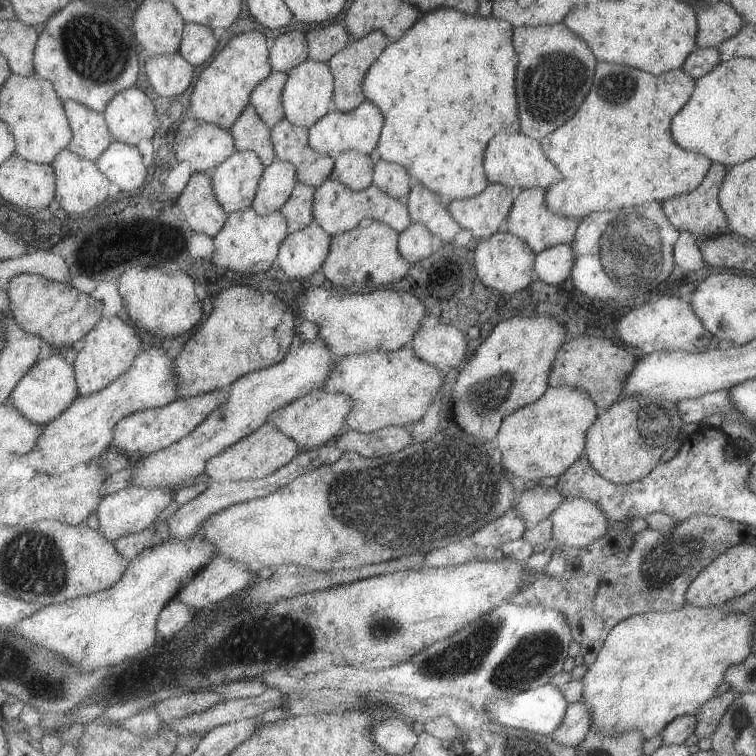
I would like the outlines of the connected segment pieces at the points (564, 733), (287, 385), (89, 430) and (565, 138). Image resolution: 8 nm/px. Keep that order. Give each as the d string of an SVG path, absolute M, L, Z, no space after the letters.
M581 701L569 703L563 714L563 720L549 736L553 742L561 746L575 747L589 732L589 724L591 724L591 714L587 706Z
M319 334L317 340L313 342L303 341L294 353L288 354L279 364L242 376L232 384L231 394L225 405L211 413L197 429L159 452L134 460L130 486L141 486L147 490L151 488L177 490L183 486L184 481L206 474L207 463L211 458L223 454L237 442L251 436L267 422L267 418L275 410L303 398L315 388L323 387L329 380L329 374L341 360L342 357L331 352Z
M156 340L154 346L138 354L133 366L122 377L91 396L79 396L61 417L46 425L41 438L37 440L35 452L41 452L41 462L47 462L47 466L55 466L57 454L59 470L61 466L69 468L77 464L89 464L113 446L115 428L123 418L136 412L163 408L179 398L174 360L167 356L166 350Z
M597 62L591 90L575 114L551 134L539 141L545 158L559 170L561 180L553 182L545 193L545 206L551 214L582 219L595 210L615 210L645 202L663 202L666 198L695 190L712 163L706 156L683 150L670 134L671 118L685 106L694 89L694 80L681 69L650 75L644 70Z

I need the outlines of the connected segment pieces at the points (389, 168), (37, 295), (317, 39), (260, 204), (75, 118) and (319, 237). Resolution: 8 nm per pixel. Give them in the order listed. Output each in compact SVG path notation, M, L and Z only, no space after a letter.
M379 159L374 166L373 184L385 194L391 195L391 198L404 201L410 193L412 182L406 167L397 163Z
M23 273L15 276L7 288L11 299L11 312L23 330L39 336L50 346L77 347L100 323L103 317L103 302L89 294L79 292L70 284L51 280L40 274Z
M344 22L314 28L307 34L309 59L328 63L338 52L347 48L347 27Z
M277 159L266 166L266 173L263 174L254 200L254 209L263 216L281 211L298 182L296 166L292 162Z
M75 100L65 101L64 106L74 130L68 149L83 158L98 161L115 140L105 114Z
M317 222L303 230L290 232L280 248L278 262L291 278L307 278L321 270L332 245L332 236Z

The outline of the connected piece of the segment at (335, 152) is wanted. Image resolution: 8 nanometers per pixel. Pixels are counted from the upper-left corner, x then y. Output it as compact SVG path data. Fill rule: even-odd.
M363 101L351 112L341 112L334 108L325 118L321 118L315 126L310 128L310 145L313 150L339 158L343 152L355 151L357 154L370 154L377 144L379 130L381 130L381 113L378 106L369 101Z

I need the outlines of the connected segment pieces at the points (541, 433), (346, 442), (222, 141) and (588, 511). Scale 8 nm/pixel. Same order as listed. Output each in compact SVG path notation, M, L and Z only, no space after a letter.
M562 385L547 387L543 394L532 402L519 408L501 420L497 431L494 449L491 453L492 463L501 465L502 470L511 472L512 476L538 481L545 476L559 476L571 464L584 456L585 432L597 420L596 404L589 398L587 392Z
M385 426L368 433L348 428L337 443L343 452L355 451L363 457L371 458L399 452L411 444L411 436L407 430L397 426Z
M193 117L175 124L174 152L178 162L191 162L194 173L211 173L238 150L234 134Z
M564 499L548 519L552 522L553 543L573 548L591 544L609 529L599 506L585 499Z

